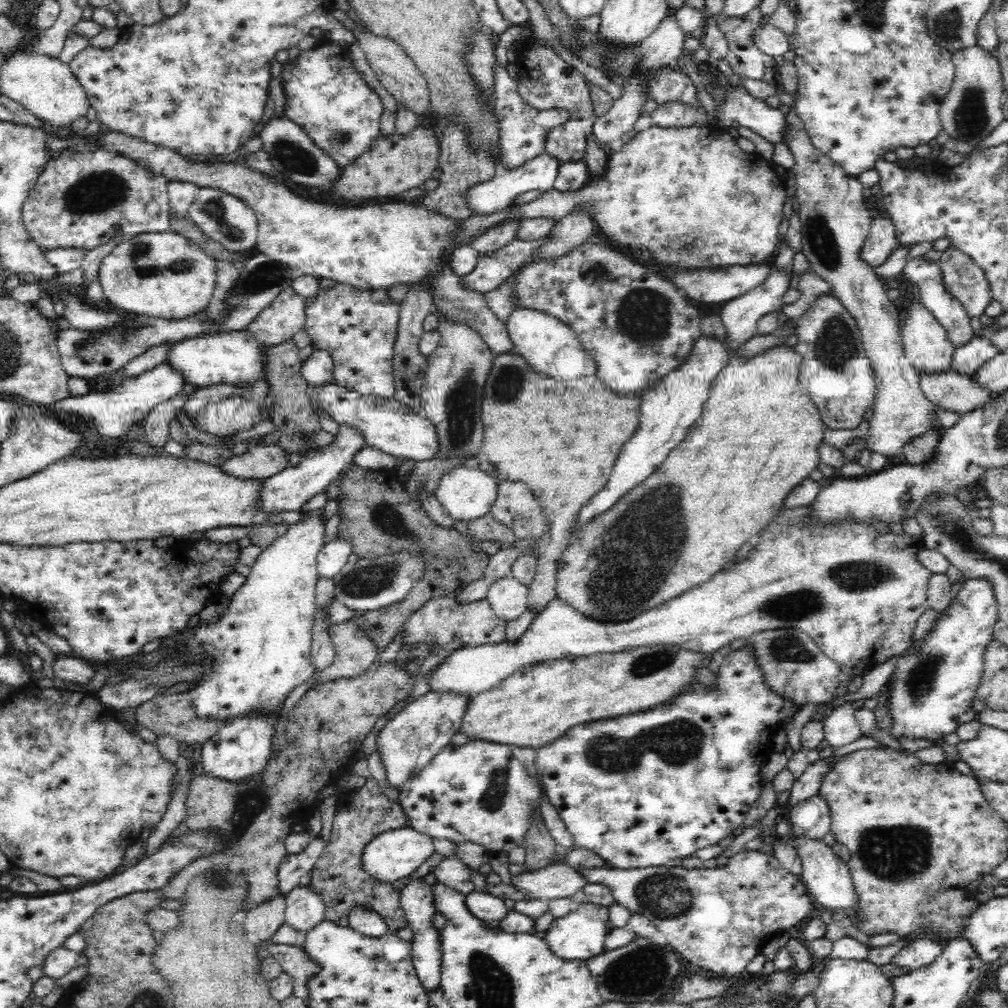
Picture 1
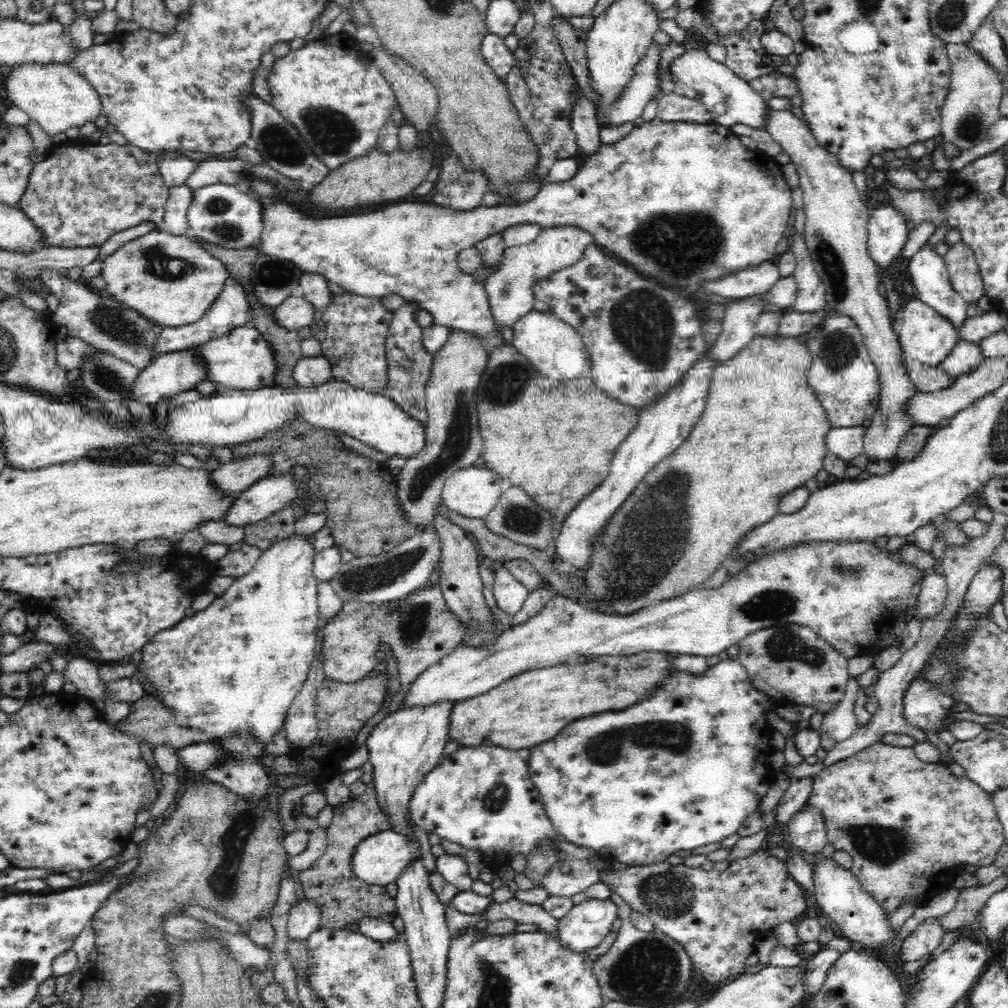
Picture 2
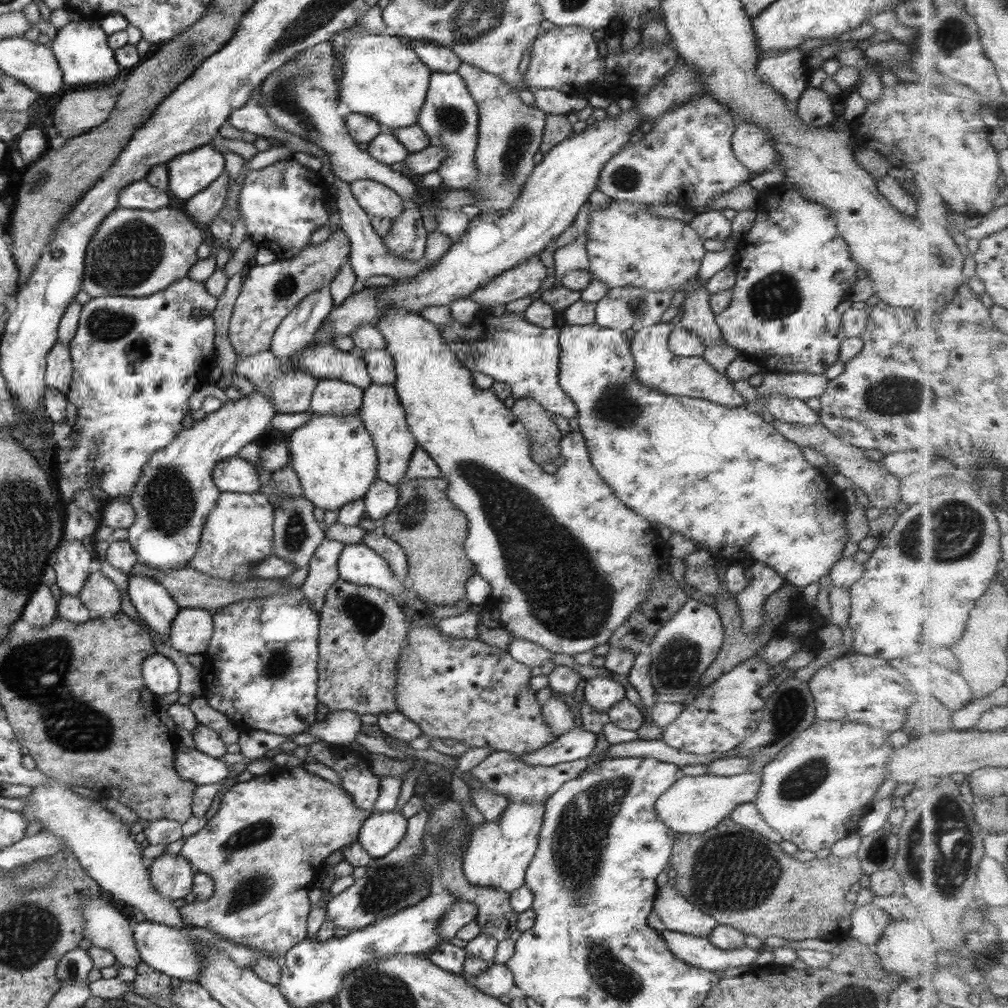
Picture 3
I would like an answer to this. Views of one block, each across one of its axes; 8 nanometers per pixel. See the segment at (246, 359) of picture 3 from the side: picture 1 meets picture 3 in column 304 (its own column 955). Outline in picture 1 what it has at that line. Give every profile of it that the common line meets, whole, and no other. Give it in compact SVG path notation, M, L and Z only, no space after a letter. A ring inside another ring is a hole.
M918 370L918 382L920 390L924 393L926 399L928 399L933 405L940 406L943 410L959 413L960 415L986 404L992 396L996 396L996 393L992 393L974 383L969 376L956 373L952 370Z

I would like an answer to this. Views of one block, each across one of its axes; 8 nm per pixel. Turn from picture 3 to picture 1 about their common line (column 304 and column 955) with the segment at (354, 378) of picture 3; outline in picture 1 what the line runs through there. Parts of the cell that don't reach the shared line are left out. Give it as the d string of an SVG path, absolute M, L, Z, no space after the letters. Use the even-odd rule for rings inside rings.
M972 338L966 345L955 348L950 370L970 377L983 362L998 353L988 338Z

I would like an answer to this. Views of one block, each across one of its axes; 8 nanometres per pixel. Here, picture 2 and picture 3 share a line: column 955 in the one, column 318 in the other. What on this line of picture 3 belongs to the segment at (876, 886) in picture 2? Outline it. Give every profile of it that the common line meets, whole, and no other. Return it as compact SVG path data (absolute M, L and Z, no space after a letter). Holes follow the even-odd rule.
M280 760L278 765L272 770L262 775L252 776L248 781L236 782L220 798L219 809L216 814L199 830L197 833L183 839L183 845L179 851L180 856L189 860L191 868L199 873L205 873L213 881L213 895L205 901L194 901L190 905L183 905L177 908L181 919L197 928L205 928L223 940L229 940L233 944L249 946L253 950L263 950L271 952L273 957L279 957L280 954L287 952L298 941L306 938L306 918L309 914L310 905L307 899L307 892L313 887L318 873L323 871L322 863L331 852L347 846L349 842L357 841L360 827L365 819L368 818L368 812L355 810L351 800L341 786L335 785L319 776L309 773L300 766L299 762L289 762Z

